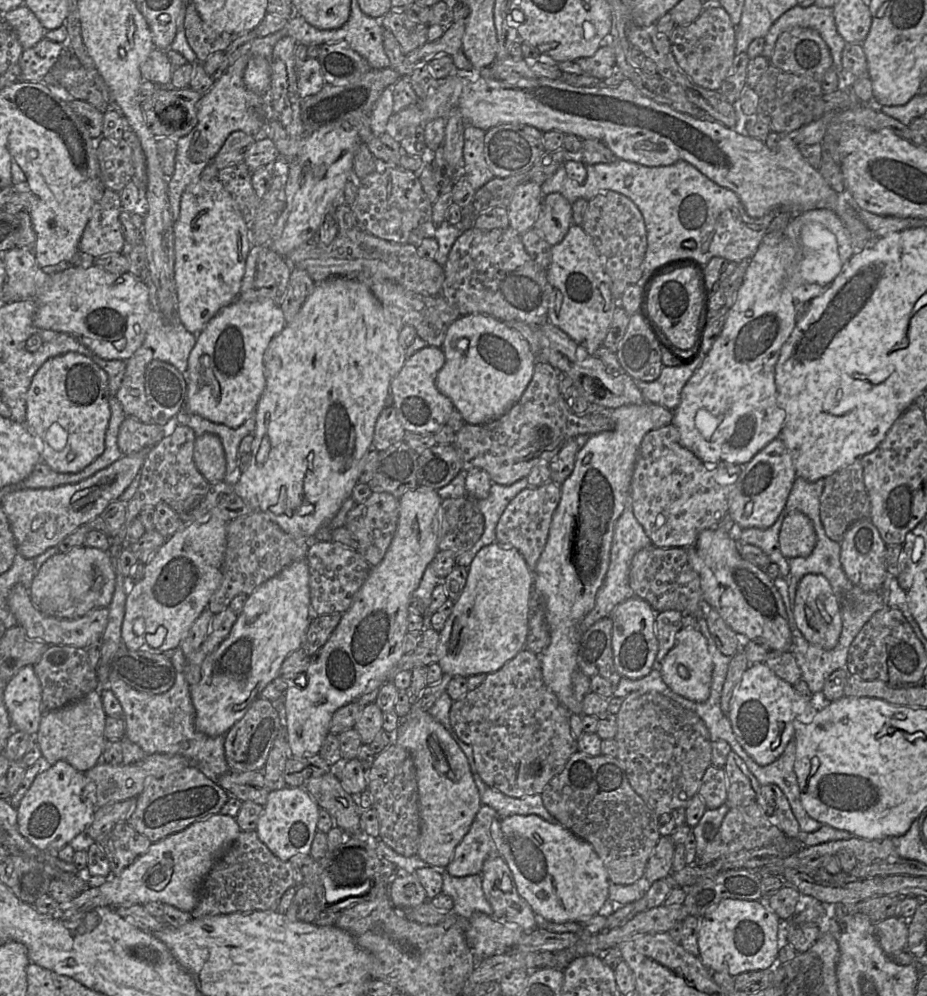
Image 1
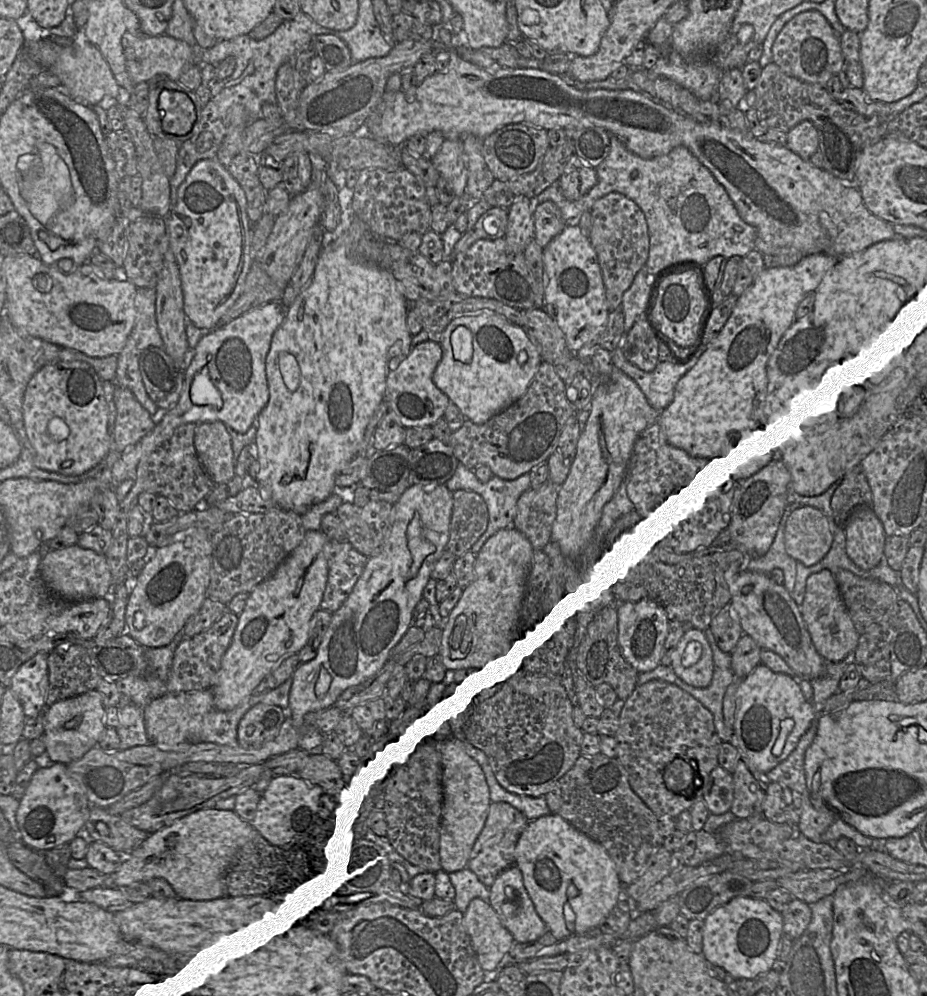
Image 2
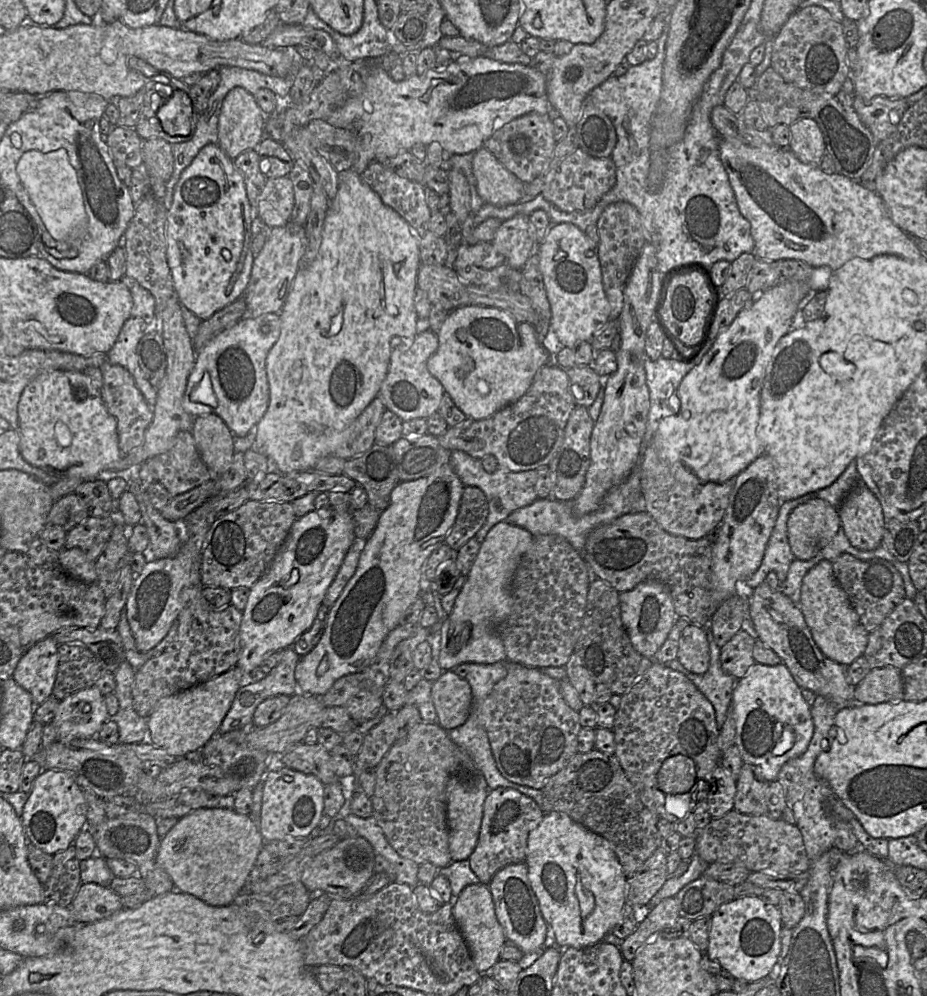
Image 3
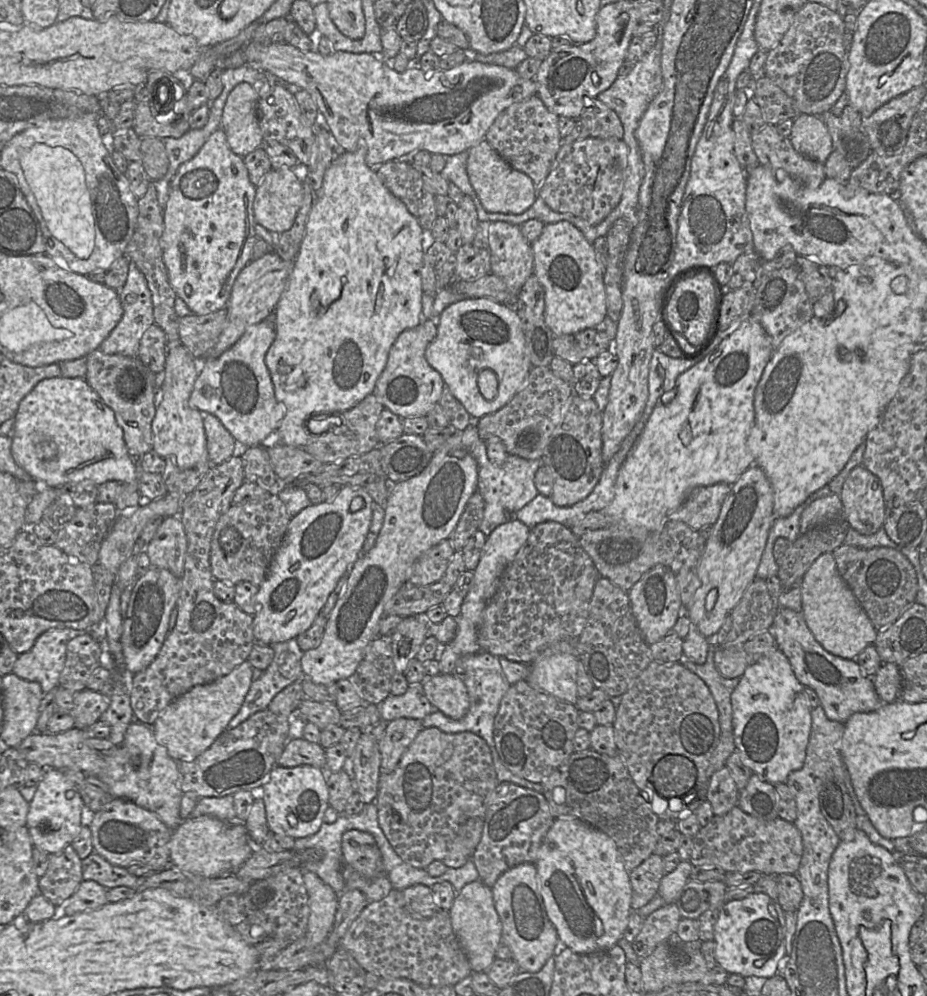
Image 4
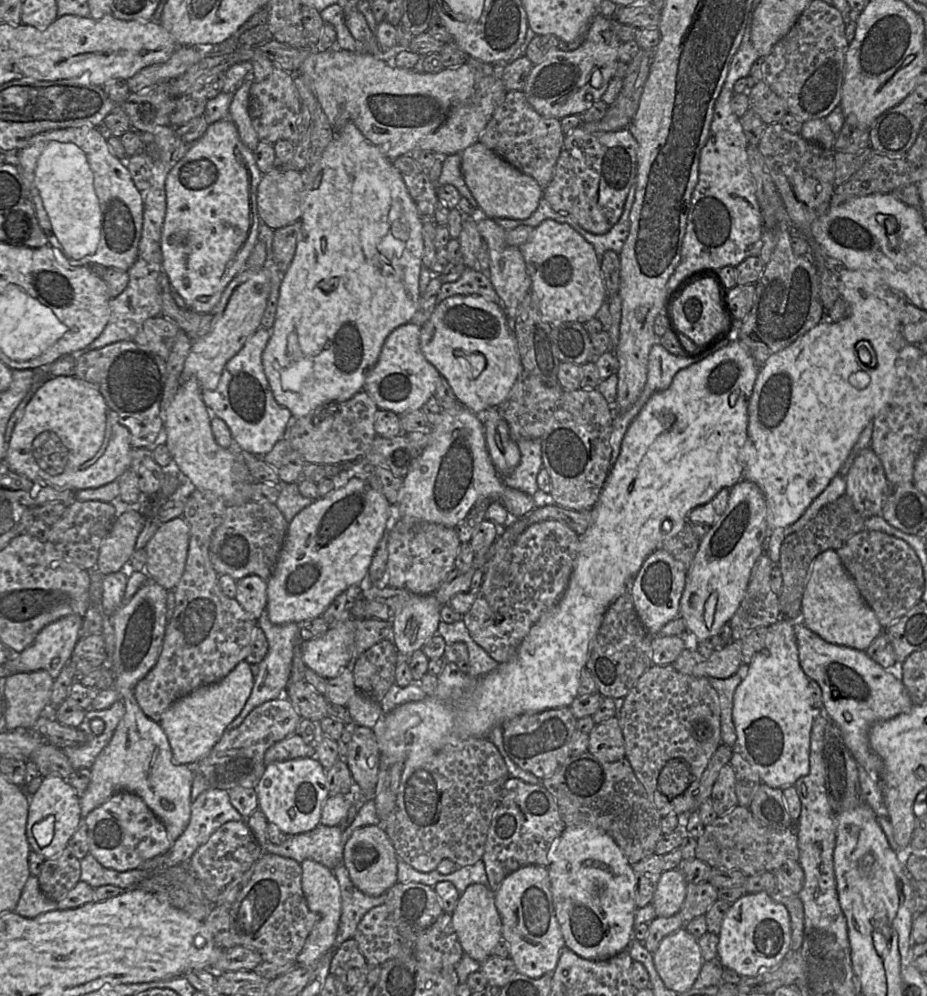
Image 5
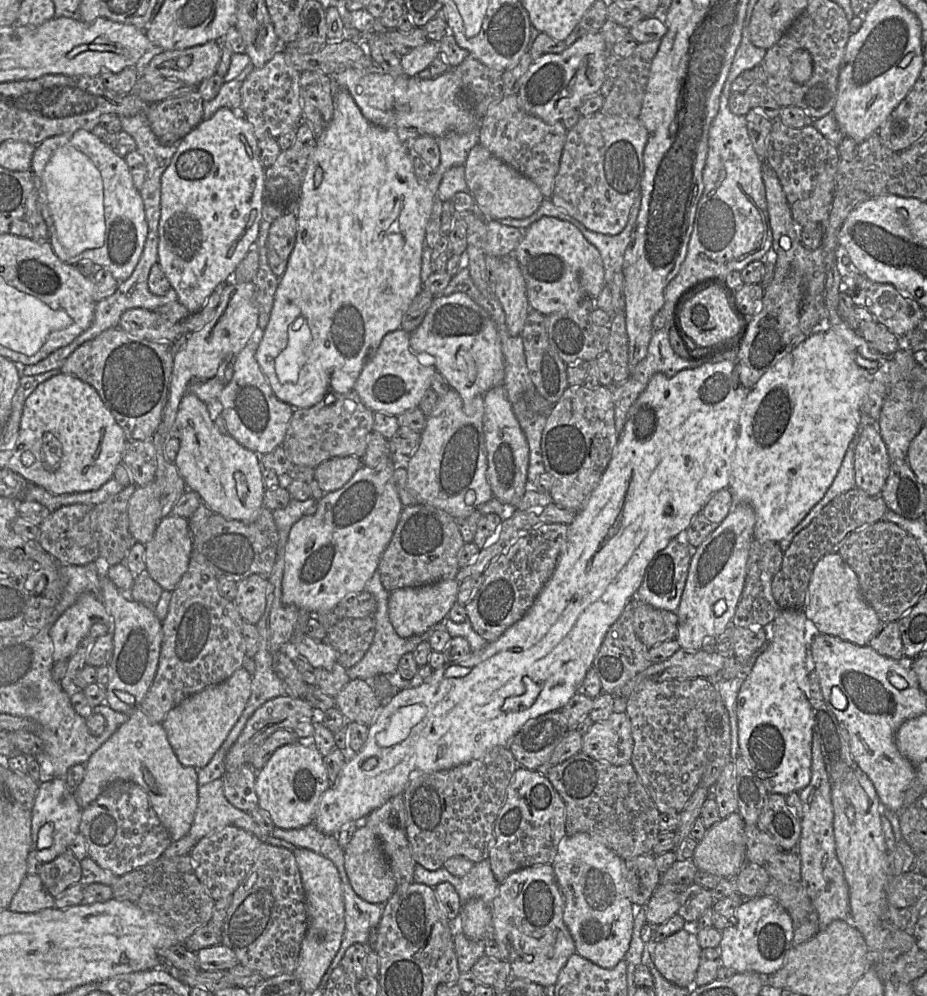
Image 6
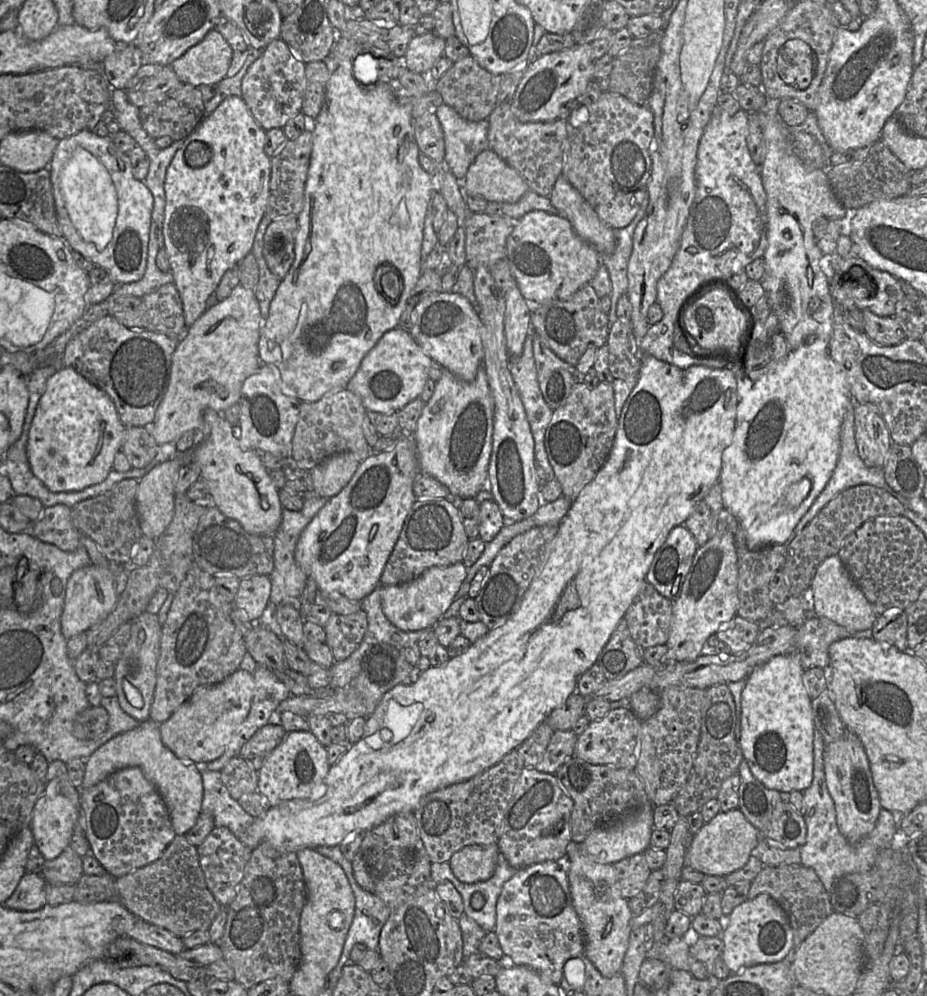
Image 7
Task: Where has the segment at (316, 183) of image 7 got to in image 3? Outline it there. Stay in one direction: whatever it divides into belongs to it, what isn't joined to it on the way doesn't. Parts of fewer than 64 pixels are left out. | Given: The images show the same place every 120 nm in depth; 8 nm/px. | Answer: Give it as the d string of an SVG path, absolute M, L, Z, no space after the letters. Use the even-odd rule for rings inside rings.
M352 169L339 173L338 191L329 201L317 256L310 264L299 267L286 302L279 312L281 319L279 338L266 357L270 400L266 413L254 429L256 434L254 447L273 463L277 472L288 474L313 470L320 458L334 455L339 445L349 437L349 424L378 396L380 386L388 372L392 349L399 343L398 341L393 343L393 338L401 337L410 340L415 338L418 316L414 305L414 294L421 265L421 237L419 236L399 213L382 202L380 196L361 179L360 174Z

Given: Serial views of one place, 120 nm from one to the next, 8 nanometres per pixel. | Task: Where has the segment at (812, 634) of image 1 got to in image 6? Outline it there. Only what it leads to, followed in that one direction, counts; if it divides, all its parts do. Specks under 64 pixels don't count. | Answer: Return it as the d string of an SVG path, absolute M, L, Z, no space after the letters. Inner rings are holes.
M838 553L826 554L815 565L808 586L804 613L819 633L859 646L869 645L880 625L877 613L861 593L856 573Z

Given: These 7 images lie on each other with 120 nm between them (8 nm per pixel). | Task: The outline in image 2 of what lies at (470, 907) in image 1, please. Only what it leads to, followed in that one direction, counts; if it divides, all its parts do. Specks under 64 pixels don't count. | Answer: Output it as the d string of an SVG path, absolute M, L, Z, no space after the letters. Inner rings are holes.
M465 867L448 873L448 876L455 889L453 903L456 910L464 913L474 898L480 898L488 903L489 888L471 870Z

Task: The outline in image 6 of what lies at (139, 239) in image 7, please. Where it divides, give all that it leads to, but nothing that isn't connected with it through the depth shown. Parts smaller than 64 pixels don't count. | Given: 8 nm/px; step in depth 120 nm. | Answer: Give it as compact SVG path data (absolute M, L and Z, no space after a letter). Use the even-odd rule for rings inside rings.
M79 129L45 139L32 156L30 171L38 194L39 210L48 228L48 241L58 240L66 254L71 257L67 264L89 260L107 269L117 281L131 276L143 252L148 234L143 200L129 172L124 157L111 149L92 131Z

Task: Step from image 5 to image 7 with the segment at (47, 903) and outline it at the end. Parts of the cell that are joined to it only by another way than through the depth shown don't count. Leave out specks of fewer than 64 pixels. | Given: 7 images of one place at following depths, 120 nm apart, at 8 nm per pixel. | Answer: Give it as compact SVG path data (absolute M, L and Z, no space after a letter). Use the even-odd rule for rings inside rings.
M26 872L3 905L18 911L38 910L47 905L45 884L41 874Z

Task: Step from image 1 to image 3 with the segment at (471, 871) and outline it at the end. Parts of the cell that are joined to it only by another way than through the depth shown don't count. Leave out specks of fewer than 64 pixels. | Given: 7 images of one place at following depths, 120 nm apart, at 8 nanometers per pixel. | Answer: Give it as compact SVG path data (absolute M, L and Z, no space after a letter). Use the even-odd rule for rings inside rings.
M512 788L489 791L484 801L478 841L468 861L479 882L488 885L503 867L525 862L529 833L541 822L544 812L530 797Z

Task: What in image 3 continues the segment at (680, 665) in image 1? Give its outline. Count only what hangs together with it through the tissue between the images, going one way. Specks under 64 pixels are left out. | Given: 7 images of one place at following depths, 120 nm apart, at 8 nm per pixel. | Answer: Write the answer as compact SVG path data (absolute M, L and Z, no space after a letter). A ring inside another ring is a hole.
M692 624L682 630L677 660L695 674L704 674L708 670L710 649L705 628Z

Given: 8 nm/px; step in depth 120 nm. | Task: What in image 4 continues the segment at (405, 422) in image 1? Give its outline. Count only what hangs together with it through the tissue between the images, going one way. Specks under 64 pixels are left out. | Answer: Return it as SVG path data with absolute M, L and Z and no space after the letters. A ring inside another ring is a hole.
M423 320L418 326L401 332L392 345L387 363L376 381L373 394L386 409L401 419L426 416L439 403L445 383L425 358L425 350L436 335L435 320Z

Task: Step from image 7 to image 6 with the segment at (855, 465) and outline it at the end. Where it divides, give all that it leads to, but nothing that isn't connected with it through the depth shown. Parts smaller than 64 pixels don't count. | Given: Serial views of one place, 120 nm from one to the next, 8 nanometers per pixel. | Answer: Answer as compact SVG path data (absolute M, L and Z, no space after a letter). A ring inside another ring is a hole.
M849 448L837 472L835 479L828 488L822 499L814 505L805 518L779 543L779 547L783 552L787 550L794 536L802 529L810 524L810 522L820 513L825 505L832 501L835 497L841 495L854 488L855 485L855 448Z

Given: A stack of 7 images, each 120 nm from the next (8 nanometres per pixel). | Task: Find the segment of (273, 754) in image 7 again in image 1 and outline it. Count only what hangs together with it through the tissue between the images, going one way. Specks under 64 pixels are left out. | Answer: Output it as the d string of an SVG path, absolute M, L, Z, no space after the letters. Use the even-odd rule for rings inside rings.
M286 786L271 790L255 829L258 838L280 860L296 854L309 854L317 831L319 806L303 787Z

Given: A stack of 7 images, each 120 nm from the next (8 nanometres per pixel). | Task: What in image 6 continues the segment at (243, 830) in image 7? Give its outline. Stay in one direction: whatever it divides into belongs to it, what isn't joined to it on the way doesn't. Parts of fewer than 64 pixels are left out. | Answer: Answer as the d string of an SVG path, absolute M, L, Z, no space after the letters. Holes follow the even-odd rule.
M222 778L198 786L198 801L187 835L195 841L226 826L235 826L256 836L264 843L269 835L251 816L235 808L224 796Z

